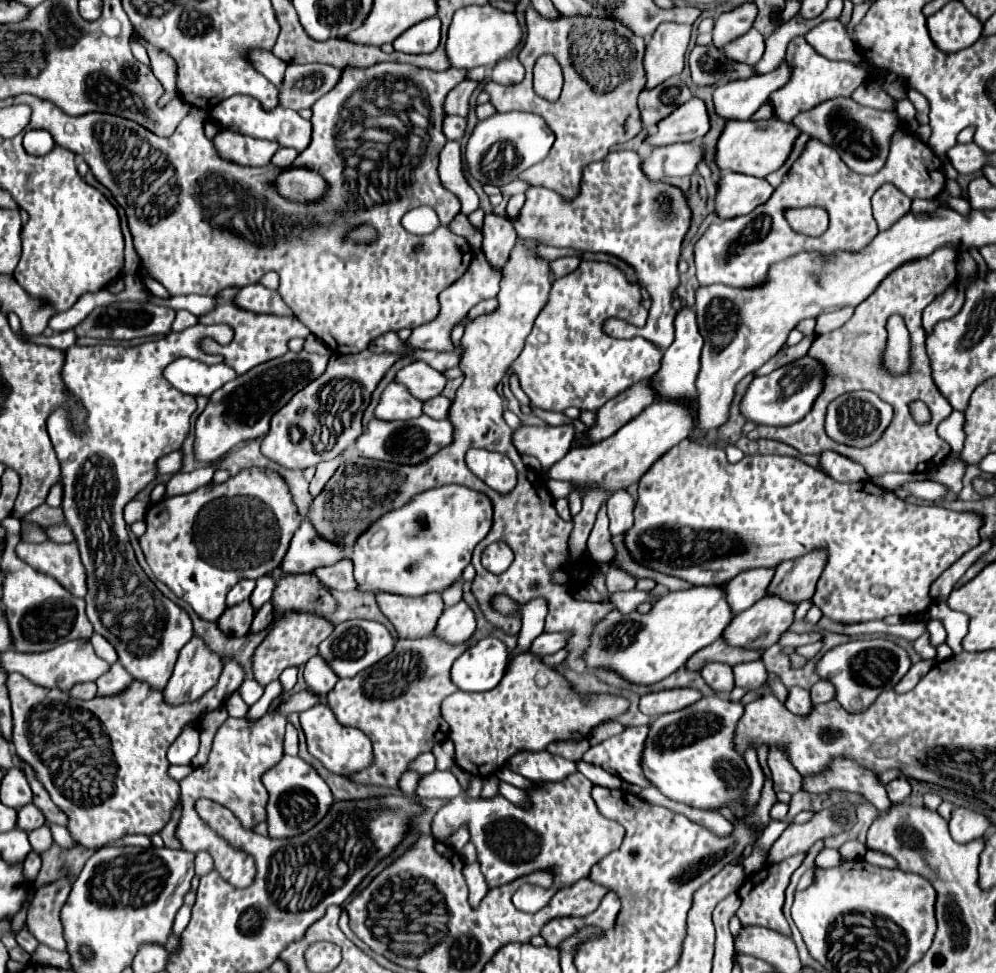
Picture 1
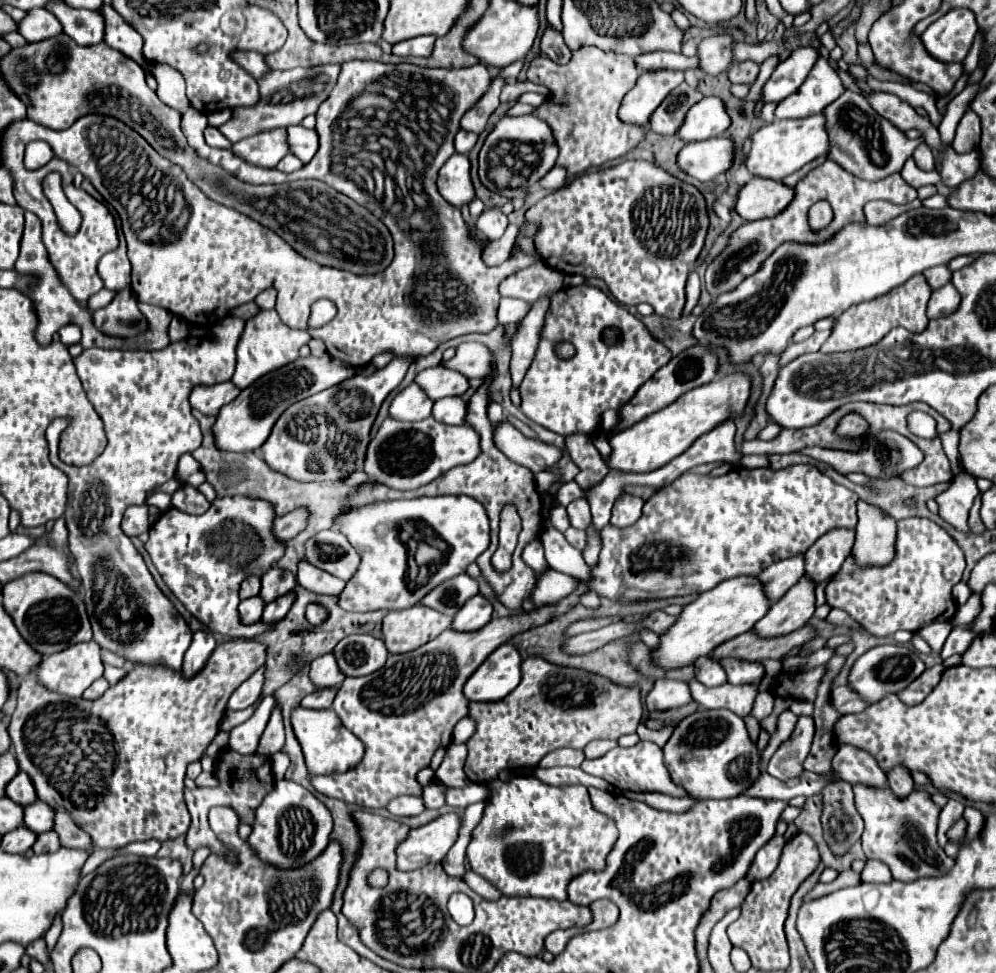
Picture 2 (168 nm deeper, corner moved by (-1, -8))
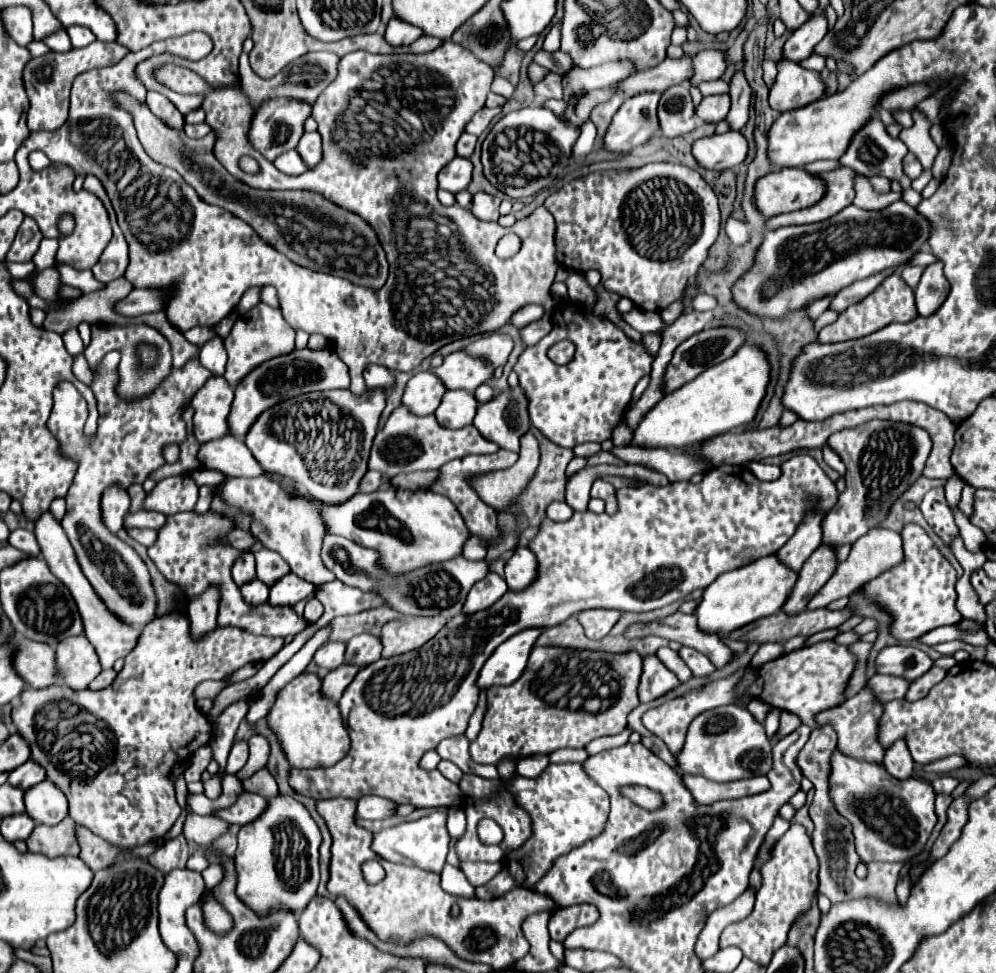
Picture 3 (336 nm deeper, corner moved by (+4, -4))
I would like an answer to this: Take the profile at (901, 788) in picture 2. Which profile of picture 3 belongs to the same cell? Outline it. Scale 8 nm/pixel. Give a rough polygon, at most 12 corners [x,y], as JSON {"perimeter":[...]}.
{"perimeter":[[905,739],[895,741],[883,767],[895,779],[909,779],[913,759]]}

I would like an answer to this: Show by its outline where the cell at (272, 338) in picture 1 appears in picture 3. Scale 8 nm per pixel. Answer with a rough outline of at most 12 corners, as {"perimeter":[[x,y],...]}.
{"perimeter":[[259,303],[225,337],[235,387],[263,361],[295,349],[281,309]]}

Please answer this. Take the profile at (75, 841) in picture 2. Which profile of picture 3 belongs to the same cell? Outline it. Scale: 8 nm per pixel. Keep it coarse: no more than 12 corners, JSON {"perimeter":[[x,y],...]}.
{"perimeter":[[77,827],[79,857],[97,869],[113,865],[121,855],[87,827]]}

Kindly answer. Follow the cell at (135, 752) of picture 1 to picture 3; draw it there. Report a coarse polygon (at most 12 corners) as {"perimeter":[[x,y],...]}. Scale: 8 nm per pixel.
{"perimeter":[[175,597],[111,687],[27,689],[13,725],[69,817],[121,849],[181,815],[193,689],[285,643],[193,639]]}

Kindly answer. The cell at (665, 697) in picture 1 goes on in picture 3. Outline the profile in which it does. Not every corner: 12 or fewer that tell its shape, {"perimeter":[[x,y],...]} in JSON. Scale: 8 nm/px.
{"perimeter":[[643,657],[641,703],[653,701],[679,679],[657,659]]}

